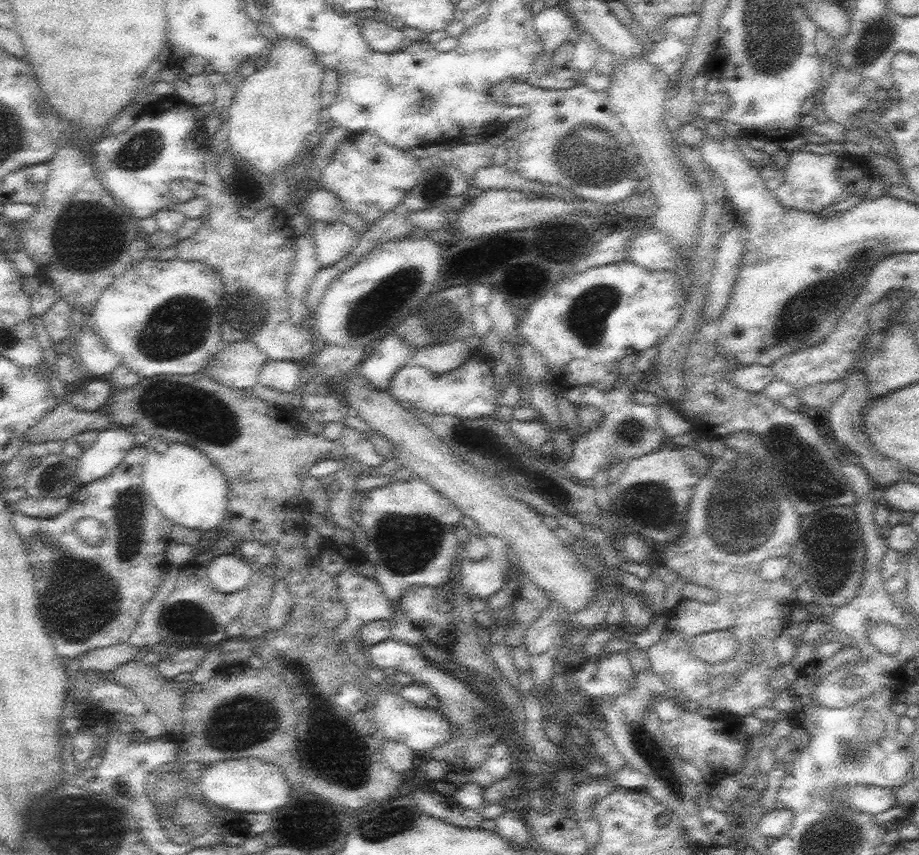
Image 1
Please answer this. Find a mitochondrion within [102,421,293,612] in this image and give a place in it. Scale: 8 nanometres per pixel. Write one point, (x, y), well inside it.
(127, 508)

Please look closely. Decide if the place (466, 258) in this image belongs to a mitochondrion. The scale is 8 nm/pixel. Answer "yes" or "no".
no

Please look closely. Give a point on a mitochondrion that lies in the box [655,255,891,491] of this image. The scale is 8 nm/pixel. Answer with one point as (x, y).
(799, 316)

